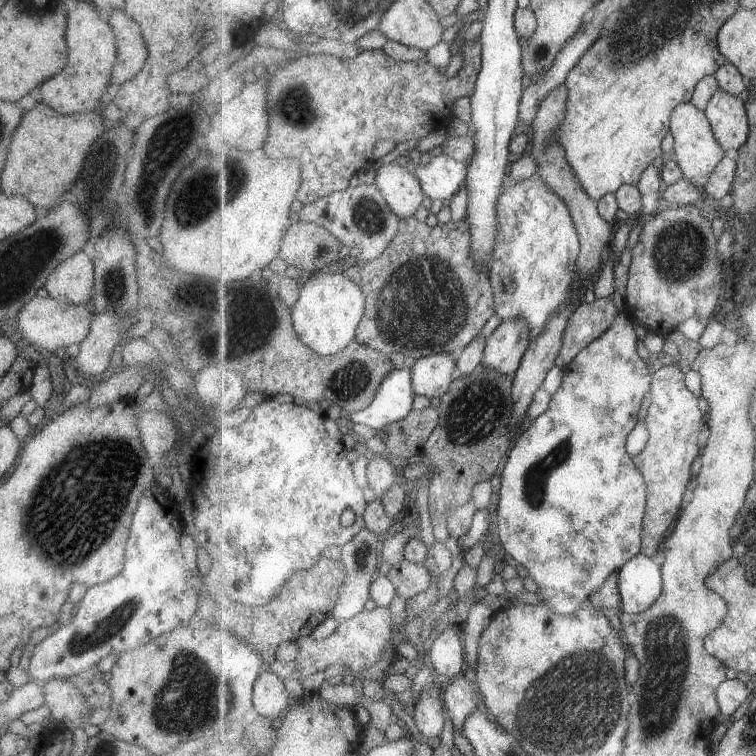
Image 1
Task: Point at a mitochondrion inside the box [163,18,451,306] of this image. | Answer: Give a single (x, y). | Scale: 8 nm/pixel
(198, 197)

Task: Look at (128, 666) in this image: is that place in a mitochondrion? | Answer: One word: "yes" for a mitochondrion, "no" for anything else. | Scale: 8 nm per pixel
no

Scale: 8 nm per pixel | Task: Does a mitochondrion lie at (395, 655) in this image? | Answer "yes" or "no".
no

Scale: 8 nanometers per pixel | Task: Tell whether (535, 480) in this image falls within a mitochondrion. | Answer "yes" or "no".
yes

